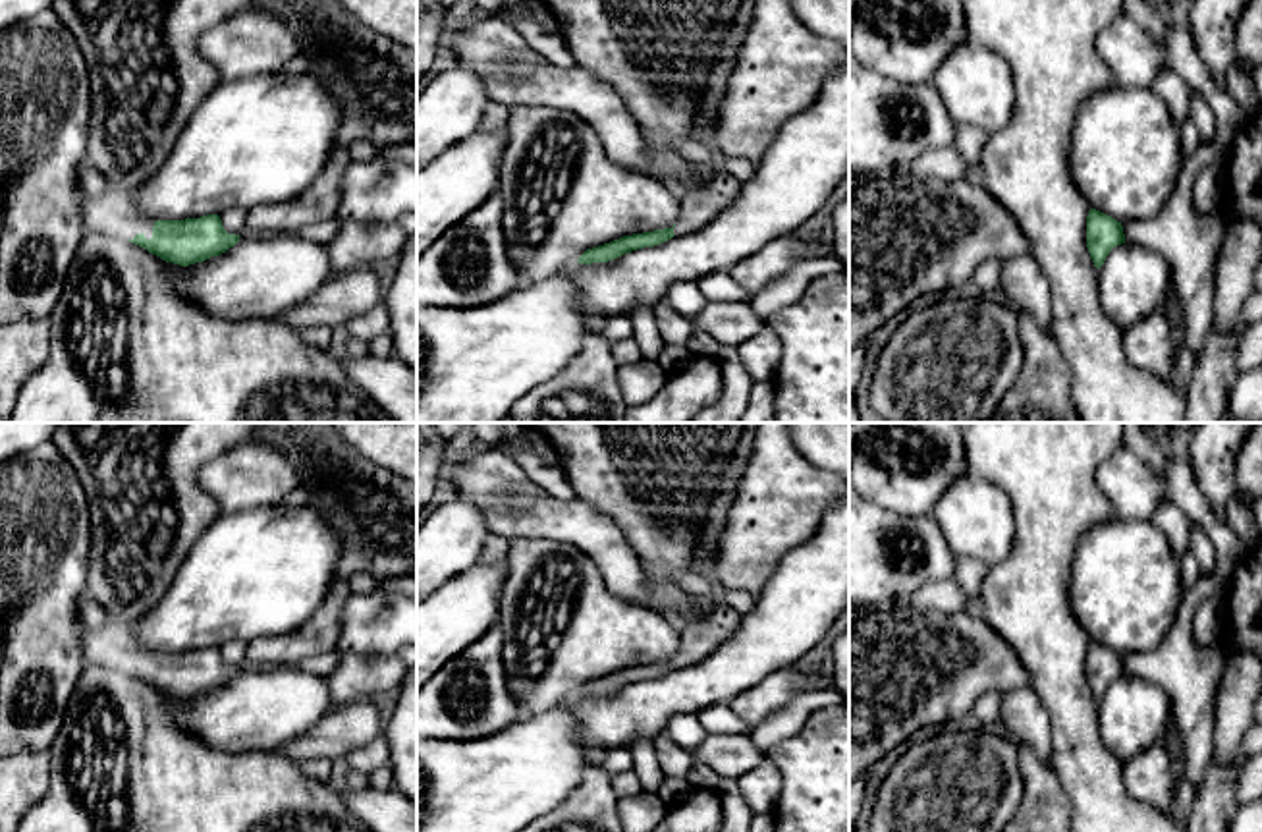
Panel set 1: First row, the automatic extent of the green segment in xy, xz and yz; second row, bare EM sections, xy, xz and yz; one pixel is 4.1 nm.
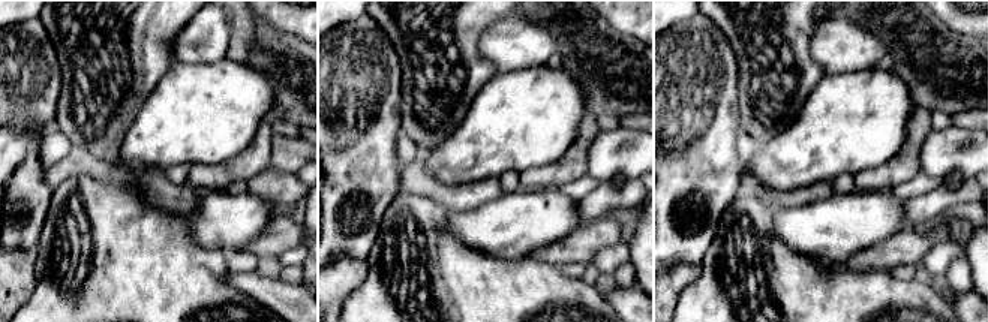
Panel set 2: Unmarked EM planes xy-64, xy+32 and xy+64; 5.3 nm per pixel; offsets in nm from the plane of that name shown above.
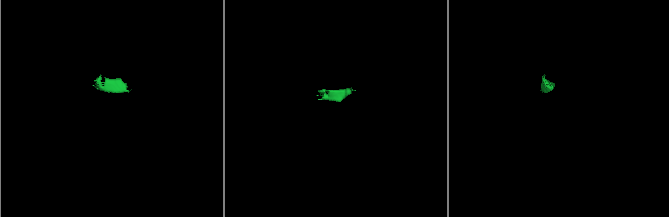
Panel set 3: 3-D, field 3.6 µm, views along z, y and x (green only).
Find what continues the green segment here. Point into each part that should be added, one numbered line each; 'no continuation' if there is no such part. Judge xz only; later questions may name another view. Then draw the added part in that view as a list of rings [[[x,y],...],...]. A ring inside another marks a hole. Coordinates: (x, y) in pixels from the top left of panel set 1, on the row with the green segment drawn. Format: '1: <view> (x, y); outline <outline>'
1: xz (701, 201); outline [[[722,166],[714,168],[706,180],[691,183],[679,191],[681,212],[673,234],[691,234],[704,228],[727,205],[733,203],[741,183],[729,176]]]

